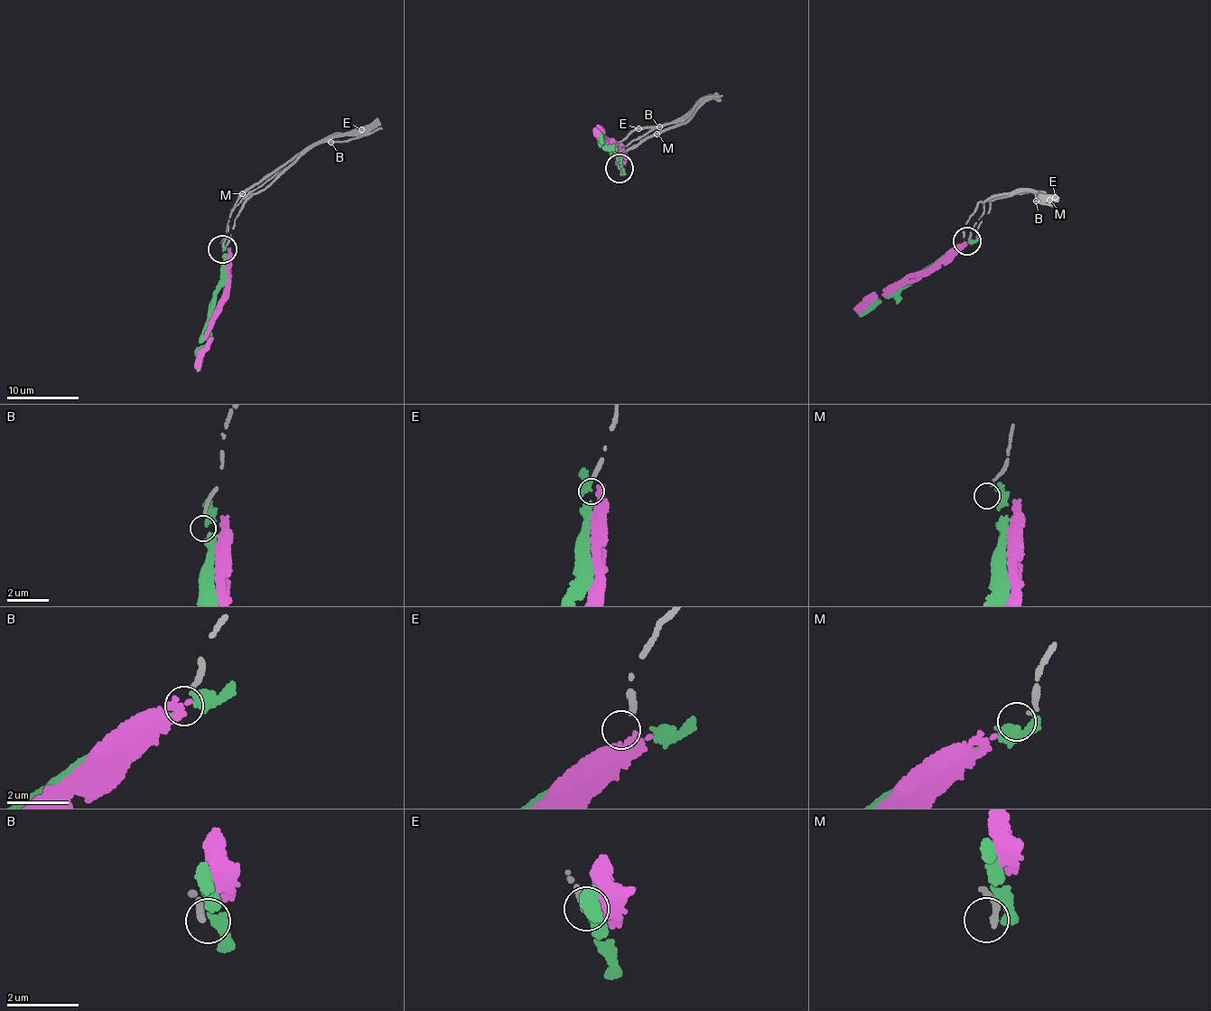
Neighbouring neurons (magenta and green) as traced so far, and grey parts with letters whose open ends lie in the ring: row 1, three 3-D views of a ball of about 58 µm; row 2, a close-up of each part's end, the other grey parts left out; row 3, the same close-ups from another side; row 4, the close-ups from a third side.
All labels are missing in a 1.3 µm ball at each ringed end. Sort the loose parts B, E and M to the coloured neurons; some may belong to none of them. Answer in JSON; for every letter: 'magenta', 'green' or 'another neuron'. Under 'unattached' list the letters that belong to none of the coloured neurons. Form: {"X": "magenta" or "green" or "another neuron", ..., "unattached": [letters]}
{"B": "another neuron", "E": "another neuron", "M": "another neuron", "unattached": ["B", "E", "M"]}

